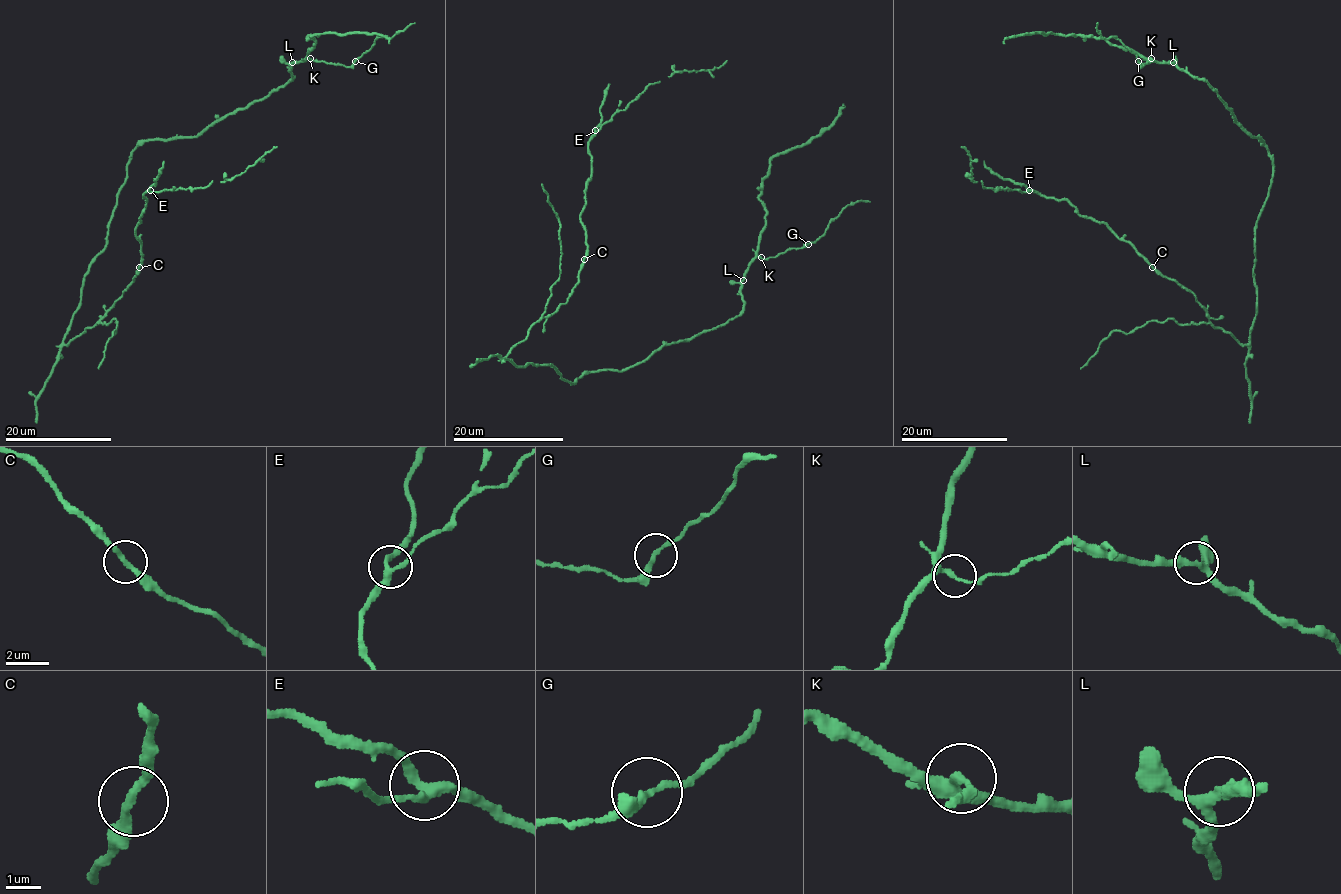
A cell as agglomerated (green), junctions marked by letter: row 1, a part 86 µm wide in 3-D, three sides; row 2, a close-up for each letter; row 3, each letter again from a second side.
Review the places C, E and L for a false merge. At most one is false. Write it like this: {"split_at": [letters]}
{"split_at": []}

